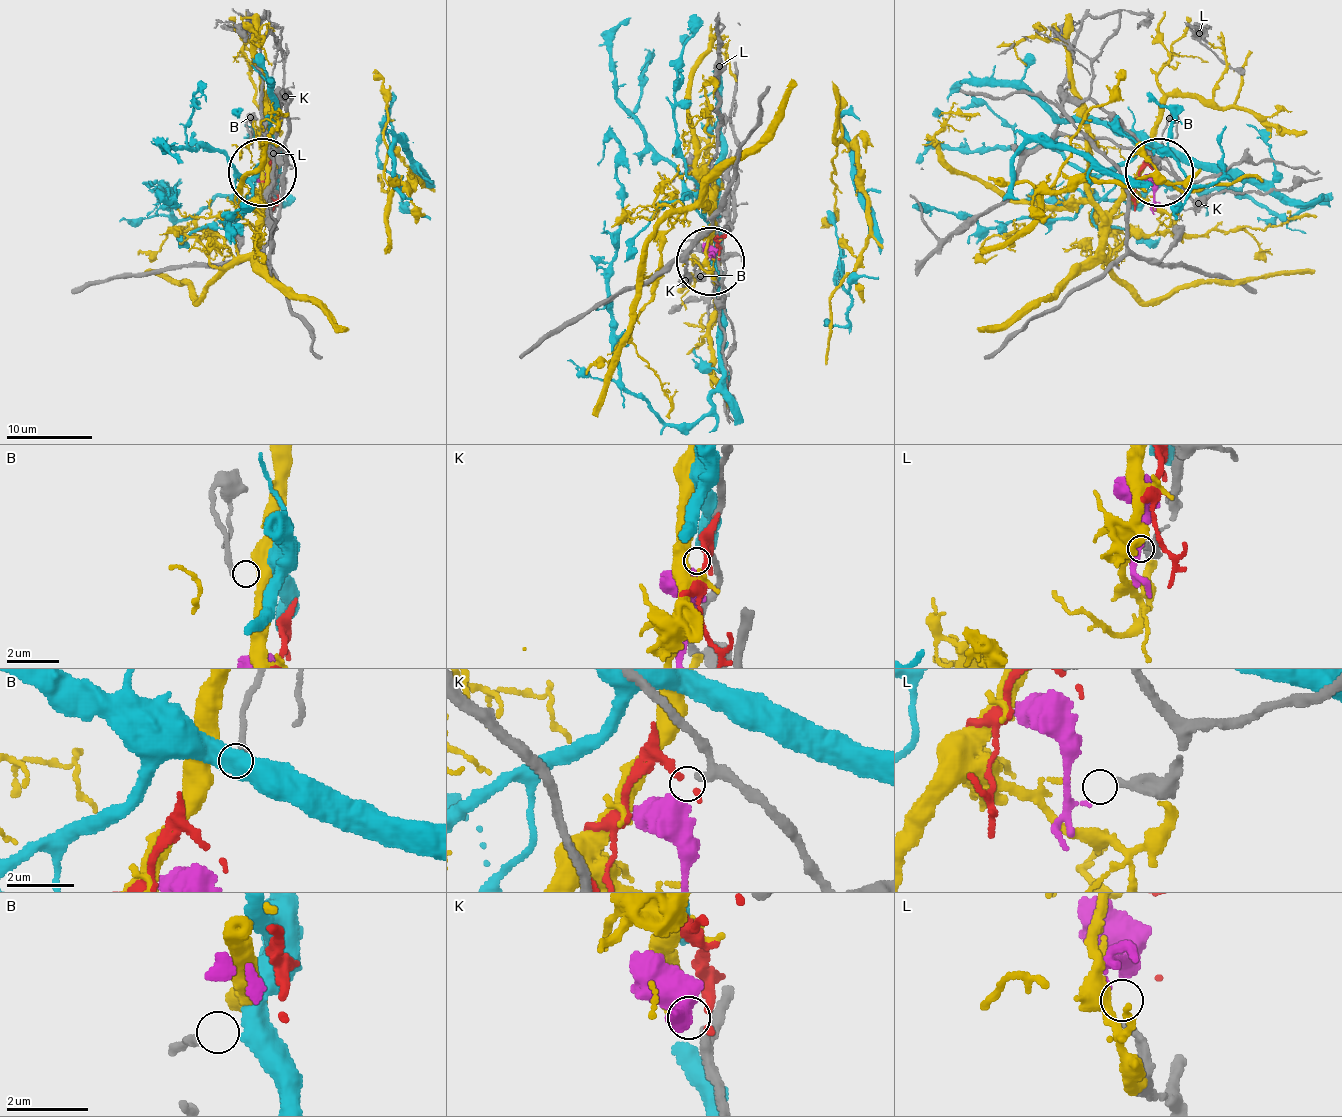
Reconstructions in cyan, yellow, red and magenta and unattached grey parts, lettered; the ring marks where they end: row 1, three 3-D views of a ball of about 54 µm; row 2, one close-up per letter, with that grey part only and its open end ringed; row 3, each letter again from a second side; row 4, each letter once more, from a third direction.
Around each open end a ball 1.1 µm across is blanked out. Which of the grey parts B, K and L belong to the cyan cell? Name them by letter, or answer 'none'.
B

